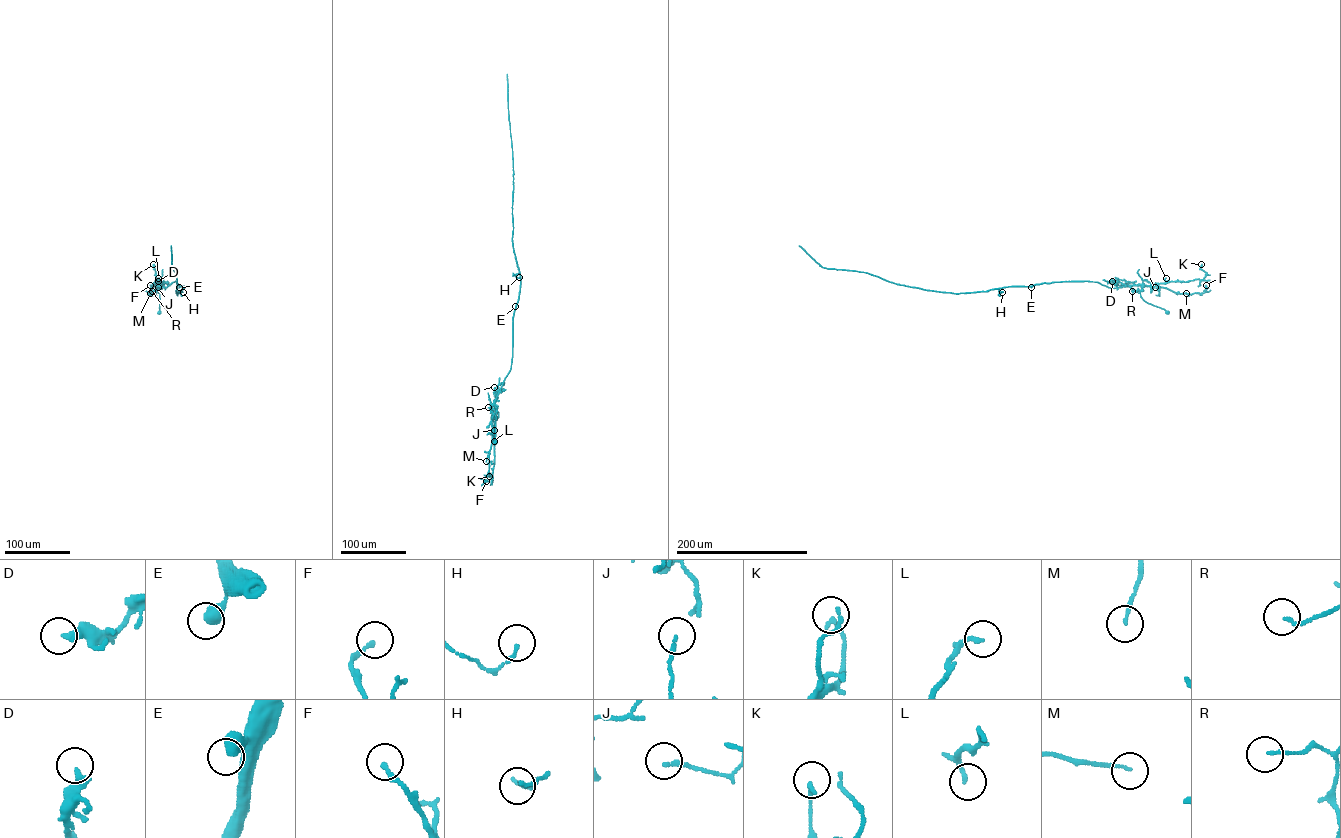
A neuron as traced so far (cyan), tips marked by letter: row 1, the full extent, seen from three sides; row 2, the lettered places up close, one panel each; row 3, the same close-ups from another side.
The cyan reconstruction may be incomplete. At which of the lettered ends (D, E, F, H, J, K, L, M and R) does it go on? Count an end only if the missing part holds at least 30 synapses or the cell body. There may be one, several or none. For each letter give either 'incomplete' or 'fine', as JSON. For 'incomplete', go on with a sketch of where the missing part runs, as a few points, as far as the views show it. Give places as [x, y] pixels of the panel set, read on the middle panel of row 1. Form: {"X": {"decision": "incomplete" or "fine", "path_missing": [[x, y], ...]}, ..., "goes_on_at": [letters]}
{"D": {"decision": "fine"}, "E": {"decision": "fine"}, "F": {"decision": "fine"}, "H": {"decision": "fine"}, "J": {"decision": "fine"}, "K": {"decision": "fine"}, "L": {"decision": "fine"}, "M": {"decision": "fine"}, "R": {"decision": "fine"}, "goes_on_at": []}

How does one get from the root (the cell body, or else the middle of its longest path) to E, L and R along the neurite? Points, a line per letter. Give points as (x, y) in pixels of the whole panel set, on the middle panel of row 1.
E: (495, 442), (496, 415), (492, 419), (492, 406), (511, 368), (515, 306)
L: (495, 442), (496, 415), (491, 420), (494, 441)
R: (495, 442), (496, 415), (488, 407)

